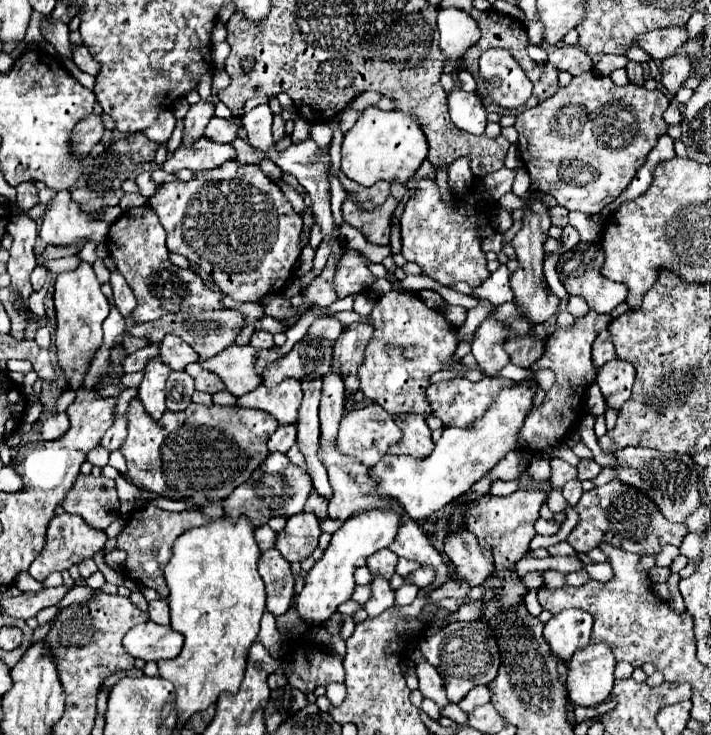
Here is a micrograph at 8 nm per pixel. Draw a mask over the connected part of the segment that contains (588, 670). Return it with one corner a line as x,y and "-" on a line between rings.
588,643
568,661
568,697
574,705
594,707
614,687
616,659
606,643

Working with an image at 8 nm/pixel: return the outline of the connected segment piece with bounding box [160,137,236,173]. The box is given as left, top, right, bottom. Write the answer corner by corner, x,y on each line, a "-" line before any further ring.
200,137
198,141
194,141
194,145
180,145
174,151
174,155
170,155
160,167
166,173
176,173
184,167
200,171
200,169
218,167
224,161
230,161
234,157
236,157
236,151
230,145

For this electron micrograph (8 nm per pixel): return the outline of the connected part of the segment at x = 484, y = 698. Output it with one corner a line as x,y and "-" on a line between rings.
476,685
474,689
470,689
470,693
458,701
458,707
464,711
464,713
472,713
472,709
480,707
480,705
486,705
490,701
490,691
486,685

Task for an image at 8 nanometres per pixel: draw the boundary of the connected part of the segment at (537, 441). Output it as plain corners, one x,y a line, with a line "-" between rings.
588,311
578,317
570,329
556,329
548,335
544,355
532,365
532,369
550,369
556,375
554,385
546,391
544,403
534,405
518,431
518,449
532,449
532,453
544,453
566,441
578,427
578,419
584,417
584,395
586,389
596,383
596,367
592,361
592,343
600,331
612,321
610,315
598,315

